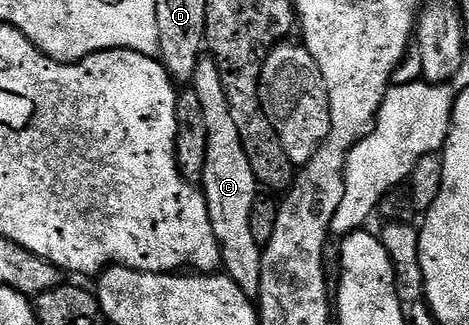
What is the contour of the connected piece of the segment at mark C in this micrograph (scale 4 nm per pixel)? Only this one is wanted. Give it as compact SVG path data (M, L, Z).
M201 59L190 85L196 88L195 104L202 115L206 131L206 167L202 192L210 211L214 235L220 244L222 269L227 277L238 283L238 287L242 287L247 297L256 299L260 296L262 279L262 247L254 243L254 235L250 235L250 207L254 207L258 196L258 182L242 147L242 135L230 115L230 103L226 99L226 91L222 91L222 75L216 62Z

